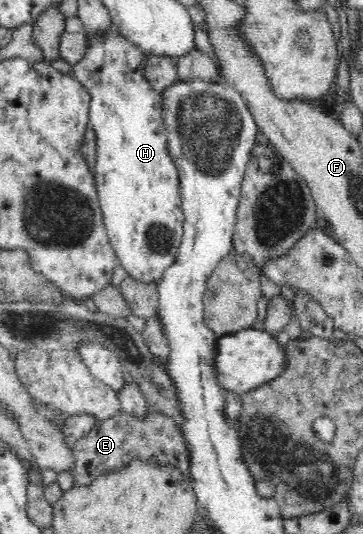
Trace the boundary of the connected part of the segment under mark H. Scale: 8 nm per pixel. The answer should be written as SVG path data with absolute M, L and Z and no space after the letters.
M114 26L106 28L100 35L92 35L92 33L84 32L85 34L85 54L81 60L71 66L69 75L77 81L78 84L84 86L84 90L89 93L89 114L88 126L92 127L94 137L96 137L96 158L93 170L93 179L95 180L98 202L103 214L103 223L105 224L107 235L111 241L114 252L118 257L119 264L125 269L127 274L140 282L158 281L164 269L172 264L176 258L183 234L184 213L181 207L181 192L178 169L175 162L172 160L167 143L167 132L165 131L164 120L164 94L162 91L156 90L146 79L146 57L147 54L140 46L132 43L128 38L122 37L120 32Z

